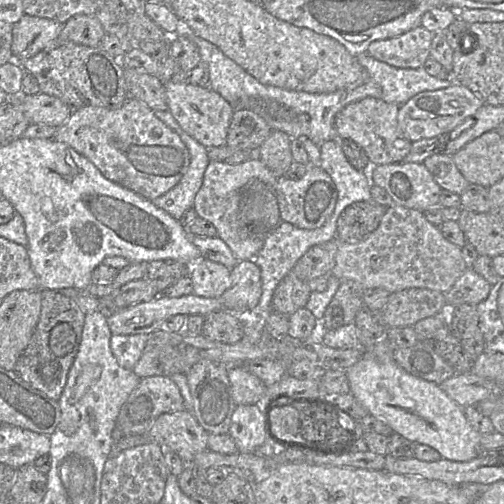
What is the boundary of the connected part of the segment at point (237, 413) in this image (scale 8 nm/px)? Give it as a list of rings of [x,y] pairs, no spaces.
[[[262,404],[237,405],[231,418],[228,435],[234,440],[238,453],[255,453],[268,438]]]

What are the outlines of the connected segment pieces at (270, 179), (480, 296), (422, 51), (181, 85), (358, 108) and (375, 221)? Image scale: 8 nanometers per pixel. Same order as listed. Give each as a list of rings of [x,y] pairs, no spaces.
[[[256,155],[237,164],[210,161],[205,170],[203,183],[195,196],[193,208],[199,217],[214,225],[217,236],[227,244],[238,261],[254,259],[267,236],[264,233],[256,233],[242,220],[244,188],[250,181],[259,180],[275,189],[277,179]]]
[[[468,267],[444,294],[447,309],[463,303],[479,304],[489,295],[491,284],[472,267]]]
[[[419,25],[397,37],[373,41],[367,53],[391,66],[415,69],[430,57],[432,38],[433,33]]]
[[[166,82],[169,111],[187,134],[206,148],[226,145],[227,132],[234,107],[209,86],[193,85],[184,82]]]
[[[374,97],[346,105],[334,120],[337,138],[354,141],[365,151],[372,166],[402,162],[410,152],[412,142],[405,138],[399,129],[397,121],[399,106]]]
[[[374,200],[350,204],[337,220],[336,239],[355,243],[367,238],[377,229],[386,210],[387,207]]]

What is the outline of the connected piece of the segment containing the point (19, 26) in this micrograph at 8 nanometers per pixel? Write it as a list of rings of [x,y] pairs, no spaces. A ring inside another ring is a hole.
[[[25,14],[12,28],[11,51],[17,62],[35,56],[59,38],[63,24]]]

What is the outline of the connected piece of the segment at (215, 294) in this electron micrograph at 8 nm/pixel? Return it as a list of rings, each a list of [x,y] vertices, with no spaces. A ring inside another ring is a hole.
[[[206,258],[194,263],[189,276],[193,293],[206,298],[219,298],[230,286],[231,269]]]

